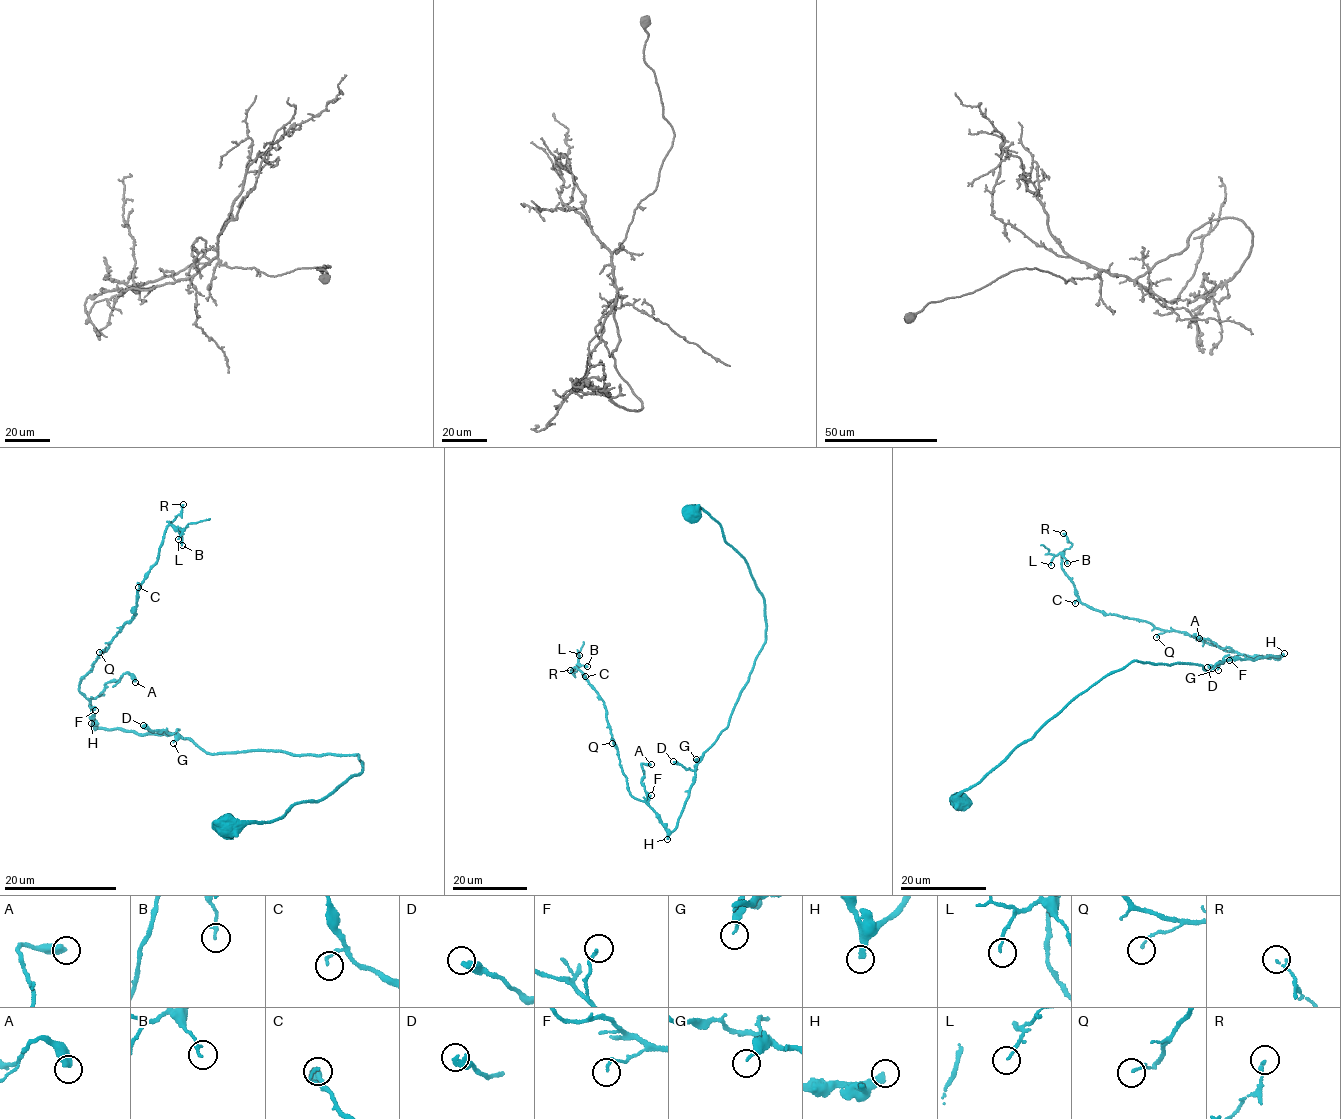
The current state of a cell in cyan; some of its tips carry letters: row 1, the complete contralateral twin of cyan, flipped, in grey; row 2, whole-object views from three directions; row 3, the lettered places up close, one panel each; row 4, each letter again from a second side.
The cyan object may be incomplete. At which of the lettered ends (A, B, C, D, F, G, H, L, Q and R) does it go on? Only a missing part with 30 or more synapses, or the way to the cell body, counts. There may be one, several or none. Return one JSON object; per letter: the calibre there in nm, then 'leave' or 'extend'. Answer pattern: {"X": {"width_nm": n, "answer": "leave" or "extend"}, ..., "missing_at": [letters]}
{"A": {"width_nm": 400, "answer": "leave"}, "B": {"width_nm": 160, "answer": "leave"}, "C": {"width_nm": 120, "answer": "leave"}, "D": {"width_nm": 400, "answer": "leave"}, "F": {"width_nm": 120, "answer": "leave"}, "G": {"width_nm": 200, "answer": "leave"}, "H": {"width_nm": 280, "answer": "extend"}, "L": {"width_nm": 120, "answer": "leave"}, "Q": {"width_nm": 110, "answer": "leave"}, "R": {"width_nm": 130, "answer": "leave"}, "missing_at": ["H"]}

